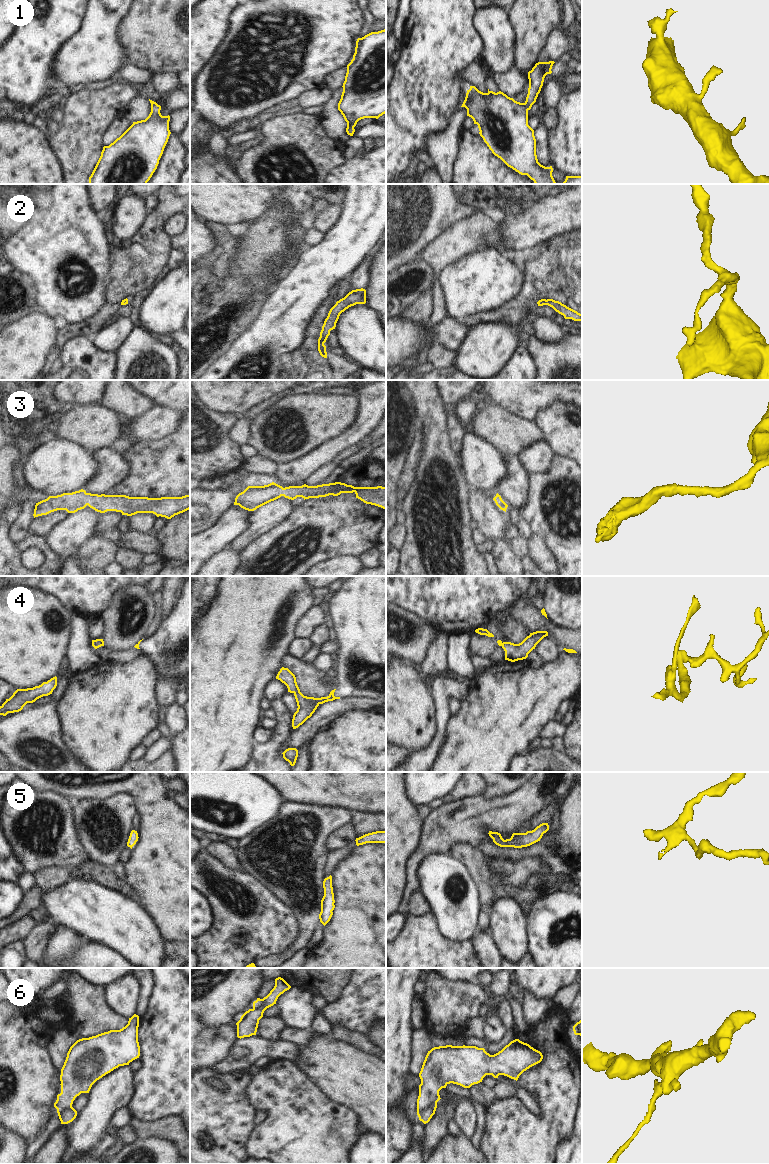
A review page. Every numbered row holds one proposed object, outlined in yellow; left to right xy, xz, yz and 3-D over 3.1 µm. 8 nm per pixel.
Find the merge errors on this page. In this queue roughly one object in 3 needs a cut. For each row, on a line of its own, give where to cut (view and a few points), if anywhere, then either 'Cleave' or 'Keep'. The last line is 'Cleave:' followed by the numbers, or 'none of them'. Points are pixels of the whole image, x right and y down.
1: No split. Keep
2: No split. Keep
3: No split. Keep
4: No split. Keep
5: No split. Keep
6: Split along yz (436, 1101), (423, 1108), (418, 1116). Cleave
Cleave: 6.

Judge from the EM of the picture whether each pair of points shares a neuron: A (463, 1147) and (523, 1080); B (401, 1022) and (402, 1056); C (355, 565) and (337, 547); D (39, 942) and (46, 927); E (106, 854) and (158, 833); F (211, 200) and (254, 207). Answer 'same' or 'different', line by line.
A: different
B: same
C: different
D: same
E: different
F: same

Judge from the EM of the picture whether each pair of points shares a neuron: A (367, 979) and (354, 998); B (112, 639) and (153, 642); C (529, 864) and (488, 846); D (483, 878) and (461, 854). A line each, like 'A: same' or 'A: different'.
A: same
B: different
C: different
D: same

